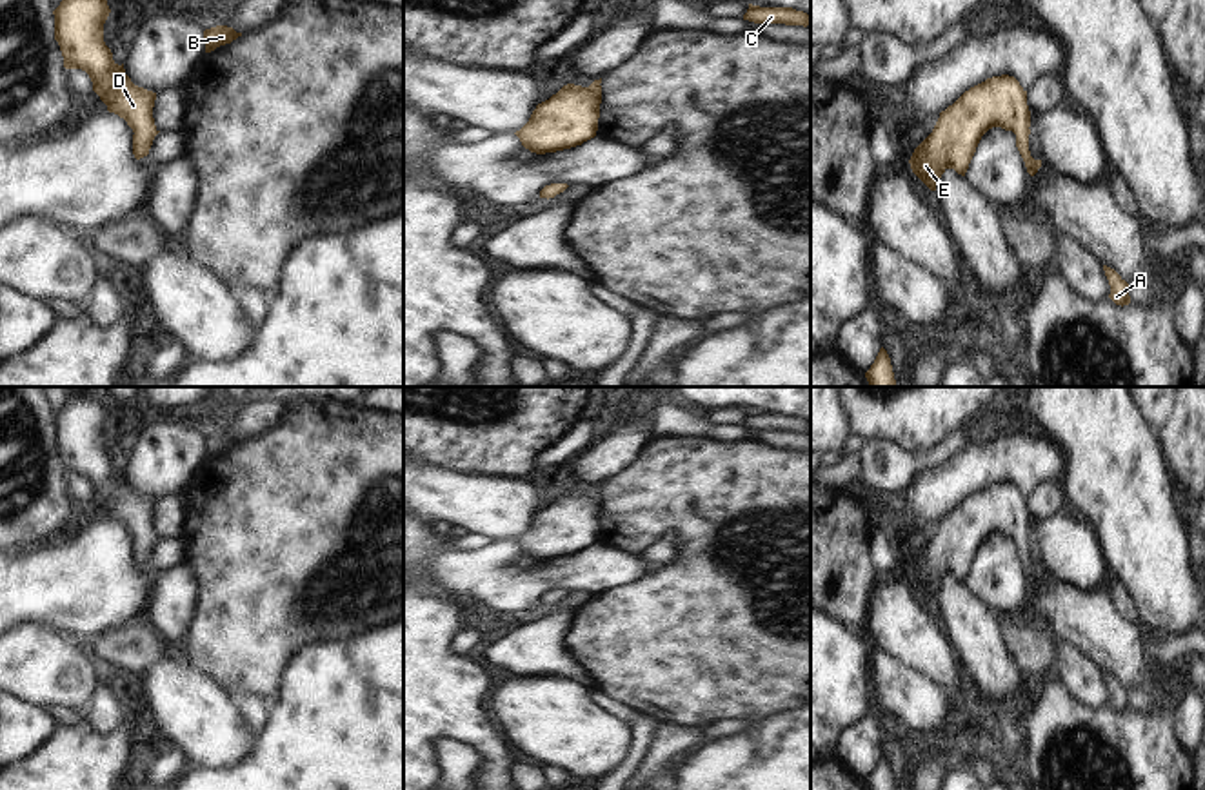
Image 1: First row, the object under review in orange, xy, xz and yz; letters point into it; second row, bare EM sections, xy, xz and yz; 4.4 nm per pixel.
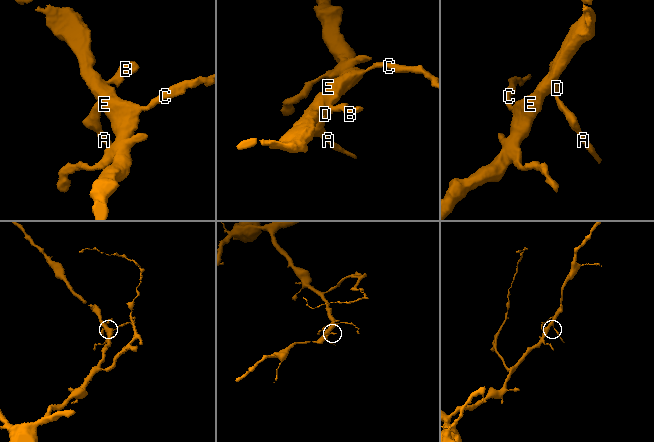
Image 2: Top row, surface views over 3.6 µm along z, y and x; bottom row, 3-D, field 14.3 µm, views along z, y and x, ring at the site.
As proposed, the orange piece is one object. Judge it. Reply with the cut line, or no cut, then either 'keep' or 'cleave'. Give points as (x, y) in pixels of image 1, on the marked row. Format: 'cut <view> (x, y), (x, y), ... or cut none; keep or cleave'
cut none; keep

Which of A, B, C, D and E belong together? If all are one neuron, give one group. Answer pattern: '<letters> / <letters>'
A B C D E

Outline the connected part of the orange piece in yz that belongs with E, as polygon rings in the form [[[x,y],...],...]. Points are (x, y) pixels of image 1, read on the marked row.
[[[1009,74],[987,78],[940,113],[932,133],[914,149],[909,160],[912,173],[931,191],[936,191],[947,169],[965,176],[981,136],[992,127],[1016,134],[1016,147],[1027,173],[1034,176],[1041,160],[1034,160],[1029,151],[1031,111],[1027,91]]]

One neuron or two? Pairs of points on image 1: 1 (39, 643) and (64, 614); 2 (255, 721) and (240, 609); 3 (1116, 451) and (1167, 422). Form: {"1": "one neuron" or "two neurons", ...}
{"1": "two neurons", "2": "two neurons", "3": "two neurons"}

